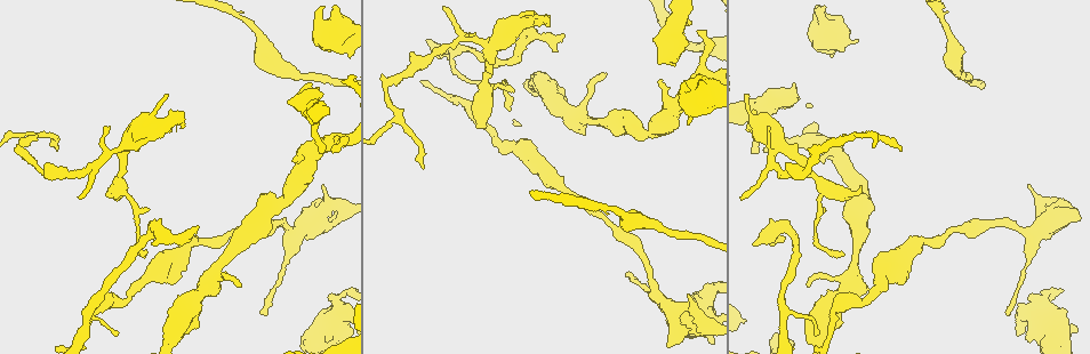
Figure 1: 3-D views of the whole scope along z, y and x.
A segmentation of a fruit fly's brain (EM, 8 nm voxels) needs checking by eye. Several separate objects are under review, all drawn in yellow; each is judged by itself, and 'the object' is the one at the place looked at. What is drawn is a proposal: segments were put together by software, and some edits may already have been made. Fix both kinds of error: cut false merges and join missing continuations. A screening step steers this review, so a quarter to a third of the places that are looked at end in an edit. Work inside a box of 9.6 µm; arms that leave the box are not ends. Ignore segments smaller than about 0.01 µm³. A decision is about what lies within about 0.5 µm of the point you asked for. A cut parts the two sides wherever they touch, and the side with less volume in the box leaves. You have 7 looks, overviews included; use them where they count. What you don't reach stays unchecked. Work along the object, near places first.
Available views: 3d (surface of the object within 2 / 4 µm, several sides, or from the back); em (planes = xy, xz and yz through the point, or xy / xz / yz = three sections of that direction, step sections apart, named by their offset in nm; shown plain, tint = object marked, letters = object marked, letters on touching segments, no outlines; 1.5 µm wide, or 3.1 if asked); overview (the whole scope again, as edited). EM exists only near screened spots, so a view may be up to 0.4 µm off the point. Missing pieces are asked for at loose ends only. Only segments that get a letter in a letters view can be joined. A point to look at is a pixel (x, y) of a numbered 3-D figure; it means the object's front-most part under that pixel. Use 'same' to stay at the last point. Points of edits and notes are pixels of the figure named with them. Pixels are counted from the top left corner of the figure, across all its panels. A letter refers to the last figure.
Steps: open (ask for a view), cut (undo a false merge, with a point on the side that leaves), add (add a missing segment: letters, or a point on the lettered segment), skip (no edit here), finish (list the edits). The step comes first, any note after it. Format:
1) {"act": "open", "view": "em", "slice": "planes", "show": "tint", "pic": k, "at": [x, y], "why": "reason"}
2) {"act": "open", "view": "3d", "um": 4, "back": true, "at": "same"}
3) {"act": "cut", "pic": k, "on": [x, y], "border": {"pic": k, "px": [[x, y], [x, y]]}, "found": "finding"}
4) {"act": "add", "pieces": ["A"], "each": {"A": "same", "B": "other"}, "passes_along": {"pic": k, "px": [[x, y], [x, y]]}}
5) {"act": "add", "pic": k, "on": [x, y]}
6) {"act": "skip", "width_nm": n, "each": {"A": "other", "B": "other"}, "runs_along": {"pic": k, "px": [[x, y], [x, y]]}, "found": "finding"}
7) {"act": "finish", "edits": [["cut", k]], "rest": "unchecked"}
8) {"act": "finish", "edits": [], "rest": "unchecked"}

{"act": "open", "view": "em", "slice": "planes", "show": "letters", "pic": 1, "at": [481, 128], "why": "free end"}

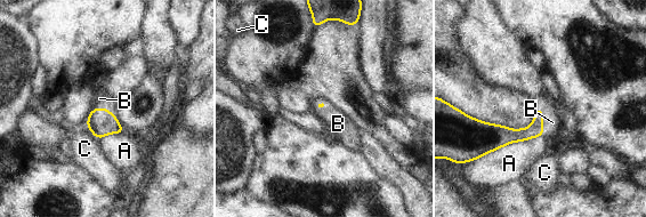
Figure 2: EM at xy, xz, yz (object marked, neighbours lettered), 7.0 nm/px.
{"act": "add", "pieces": ["B"], "each": {"A": "other", "B": "same", "C": "other"}, "found": "it goes on there"}

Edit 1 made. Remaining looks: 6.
{"act": "open", "view": "overview"}

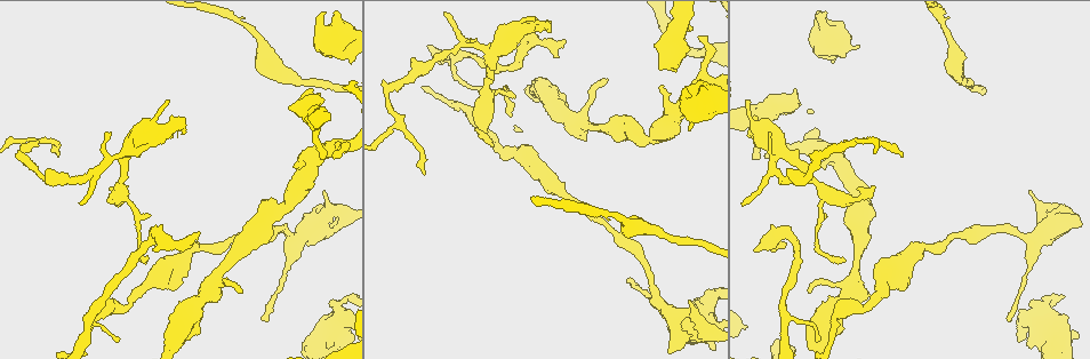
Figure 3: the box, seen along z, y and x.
{"act": "open", "view": "em", "slice": "planes", "show": "letters", "pic": 3, "at": [885, 281], "why": "sudden change in width"}

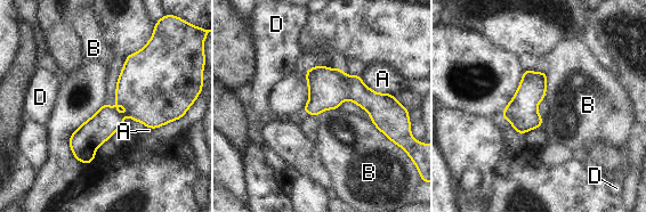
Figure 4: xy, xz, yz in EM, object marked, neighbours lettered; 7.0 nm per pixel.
{"act": "skip", "longest_contact_nm": ["A", 280], "each": {"A": "other", "B": "other", "D": "other"}, "found": "all the same neuron"}

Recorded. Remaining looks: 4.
{"act": "open", "view": "3d", "um": 4, "pic": 3, "at": [458, 108], "why": "sudden change in width"}

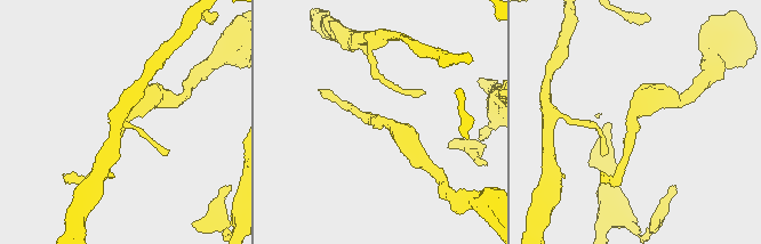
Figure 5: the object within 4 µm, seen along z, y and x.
{"act": "open", "view": "em", "slice": "planes", "show": "letters", "pic": 5, "at": [634, 127], "why": "shape alone is not enough"}

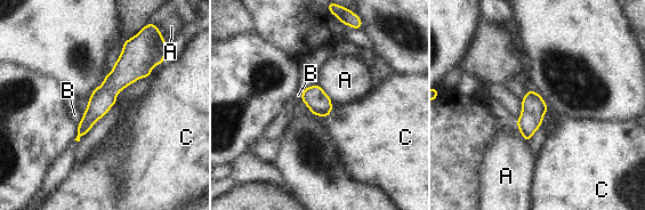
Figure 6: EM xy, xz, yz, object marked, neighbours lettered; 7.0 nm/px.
{"act": "skip", "longest_contact_nm": ["A", 150], "each": {"A": "other", "B": "other", "C": "other"}, "found": "continuous, no second neuron"}

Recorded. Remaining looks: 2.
{"act": "finish", "edits": [["add", 2]], "rest": "unchecked"}

